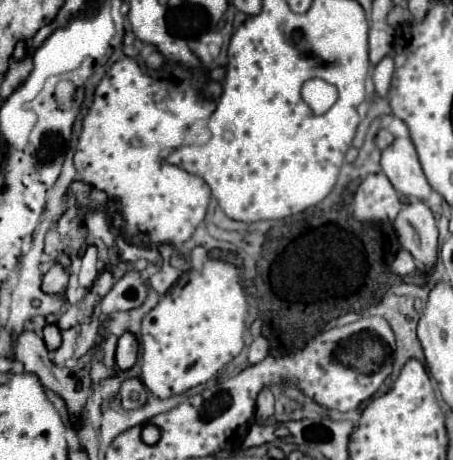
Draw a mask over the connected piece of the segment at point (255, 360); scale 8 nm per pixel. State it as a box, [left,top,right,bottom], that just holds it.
[249,336,269,364]

